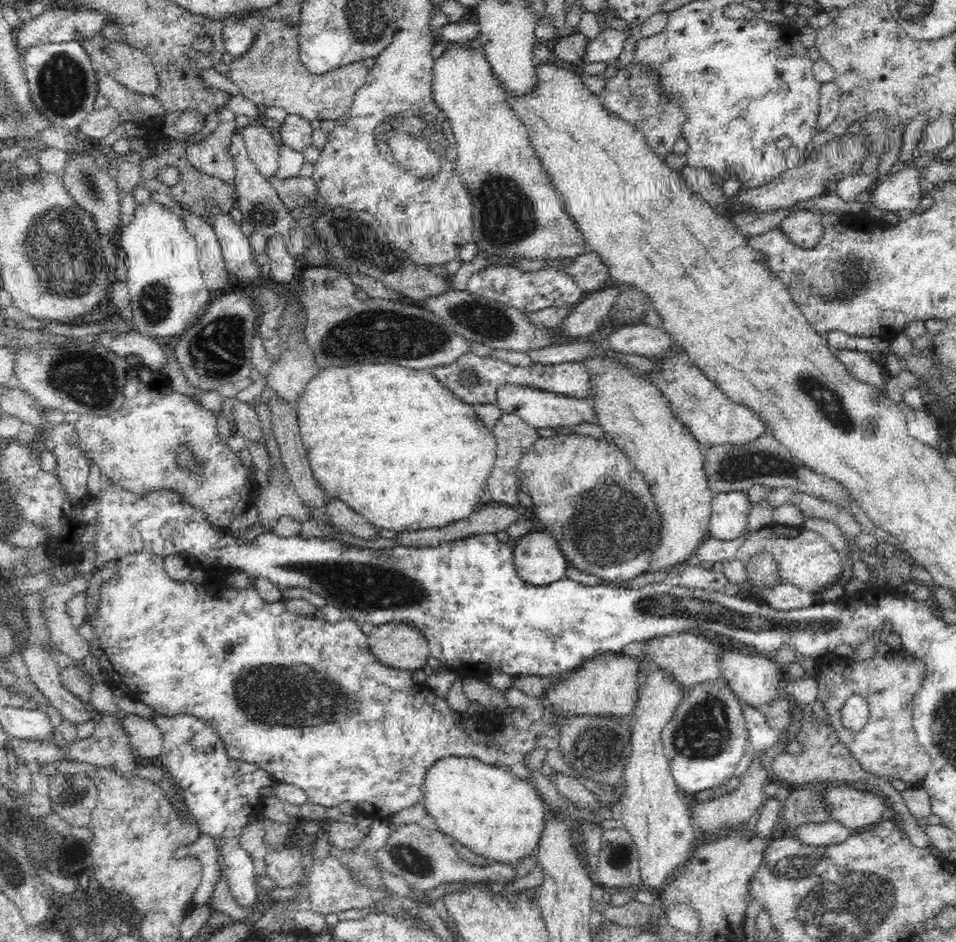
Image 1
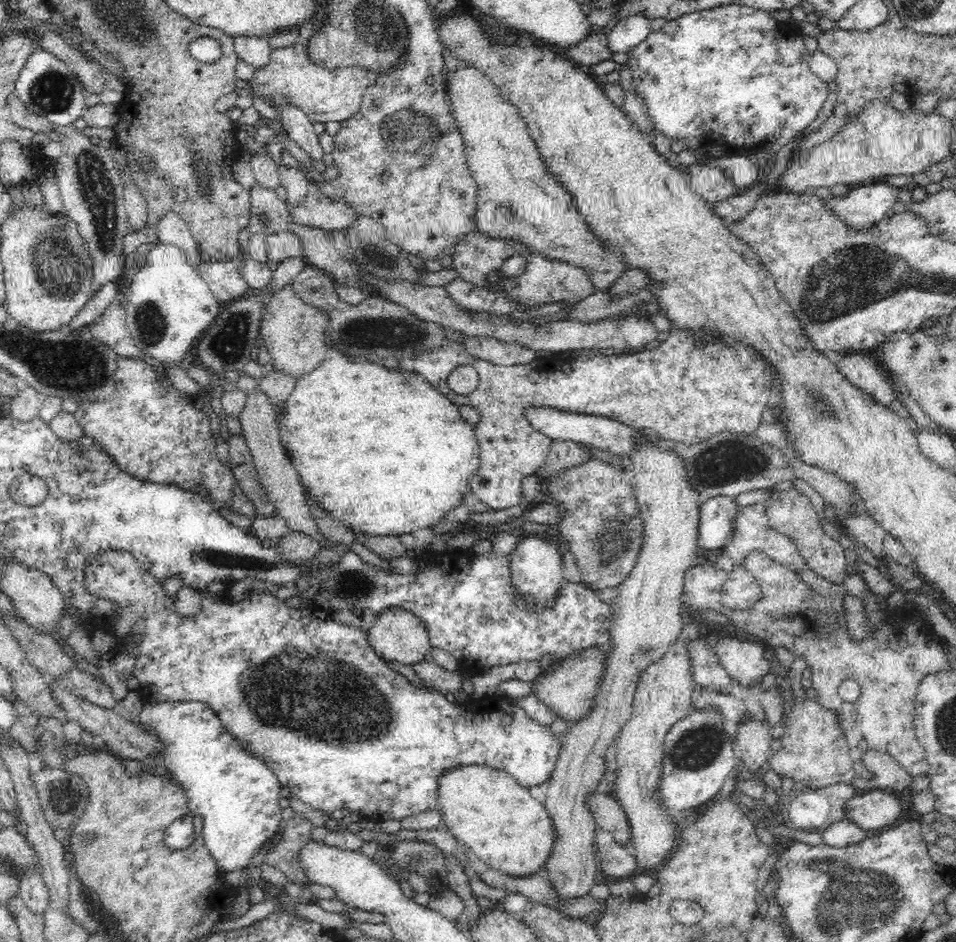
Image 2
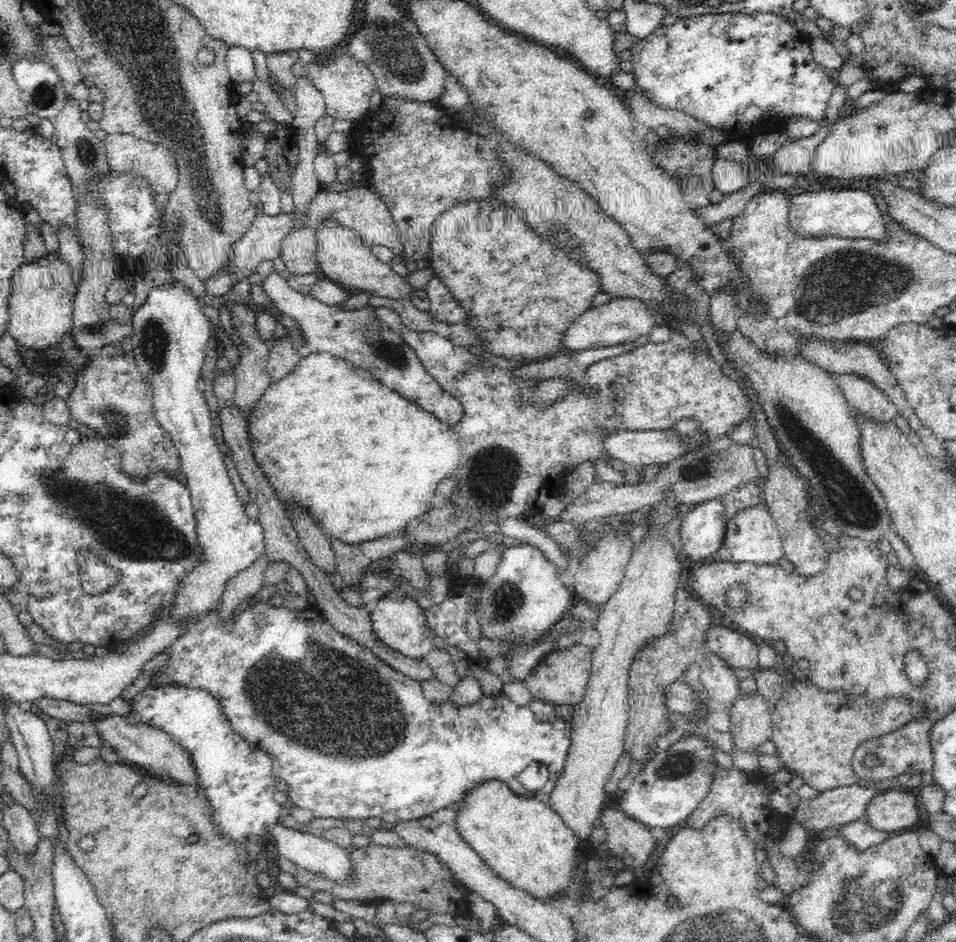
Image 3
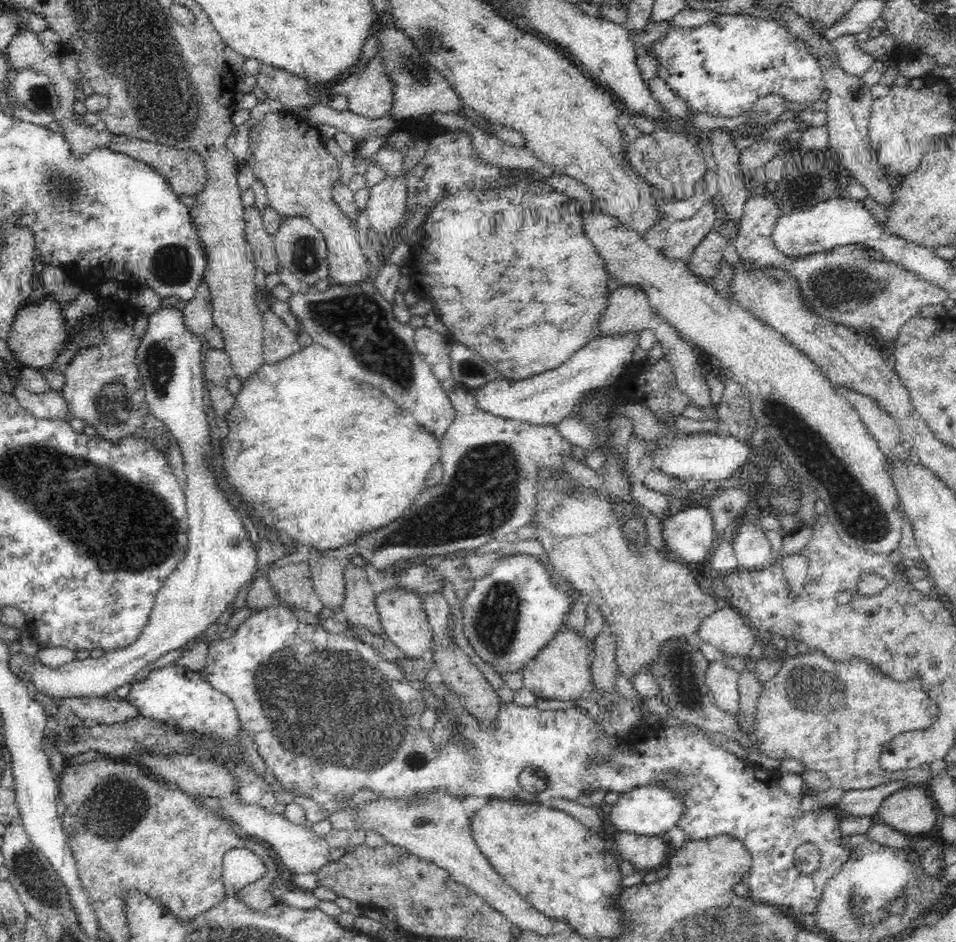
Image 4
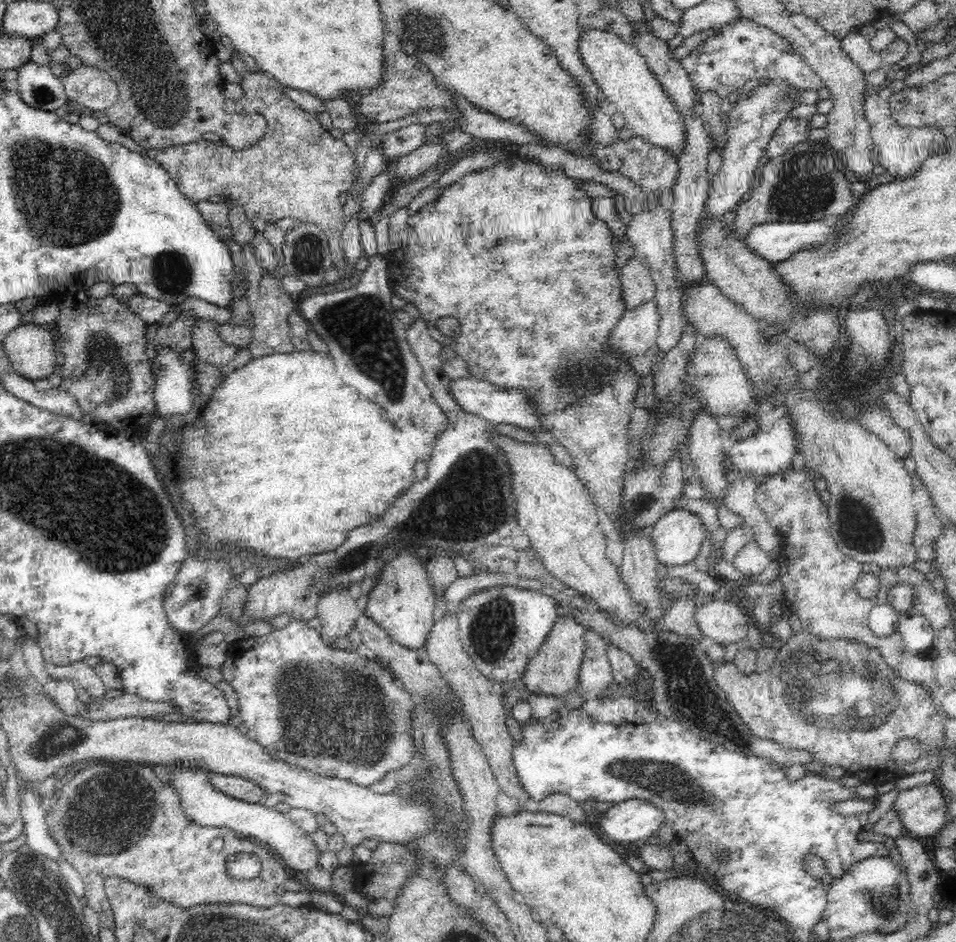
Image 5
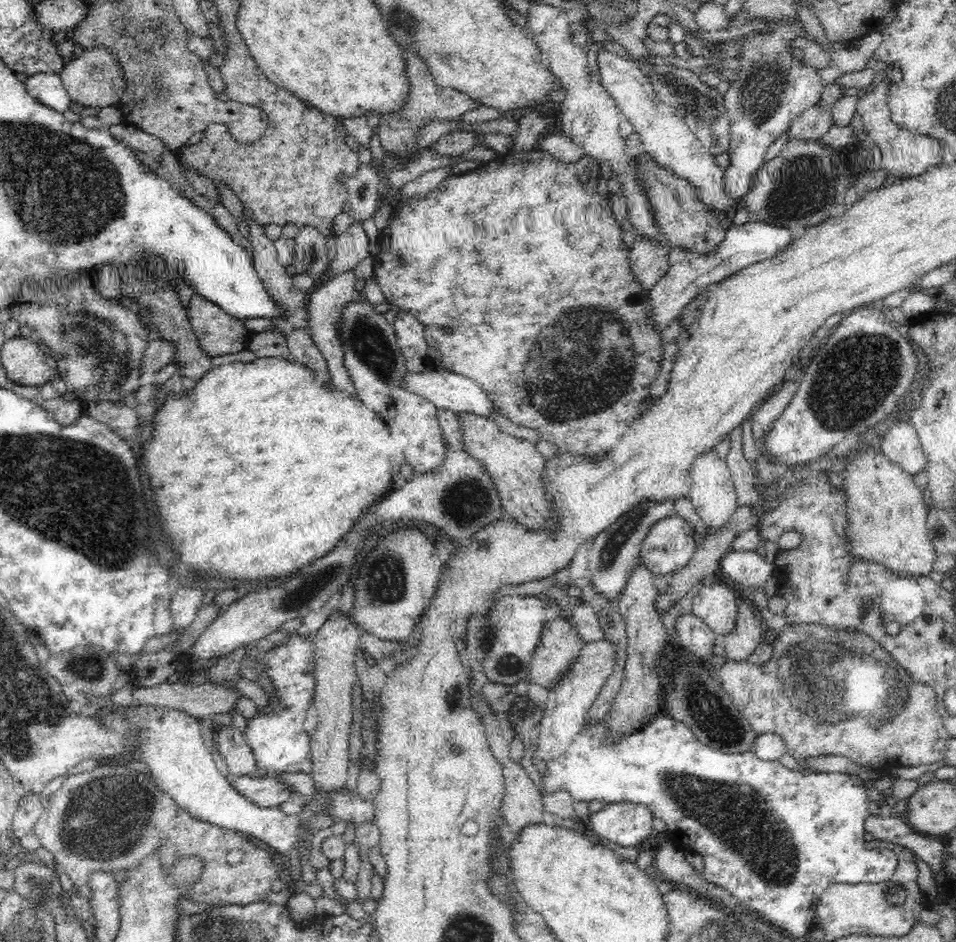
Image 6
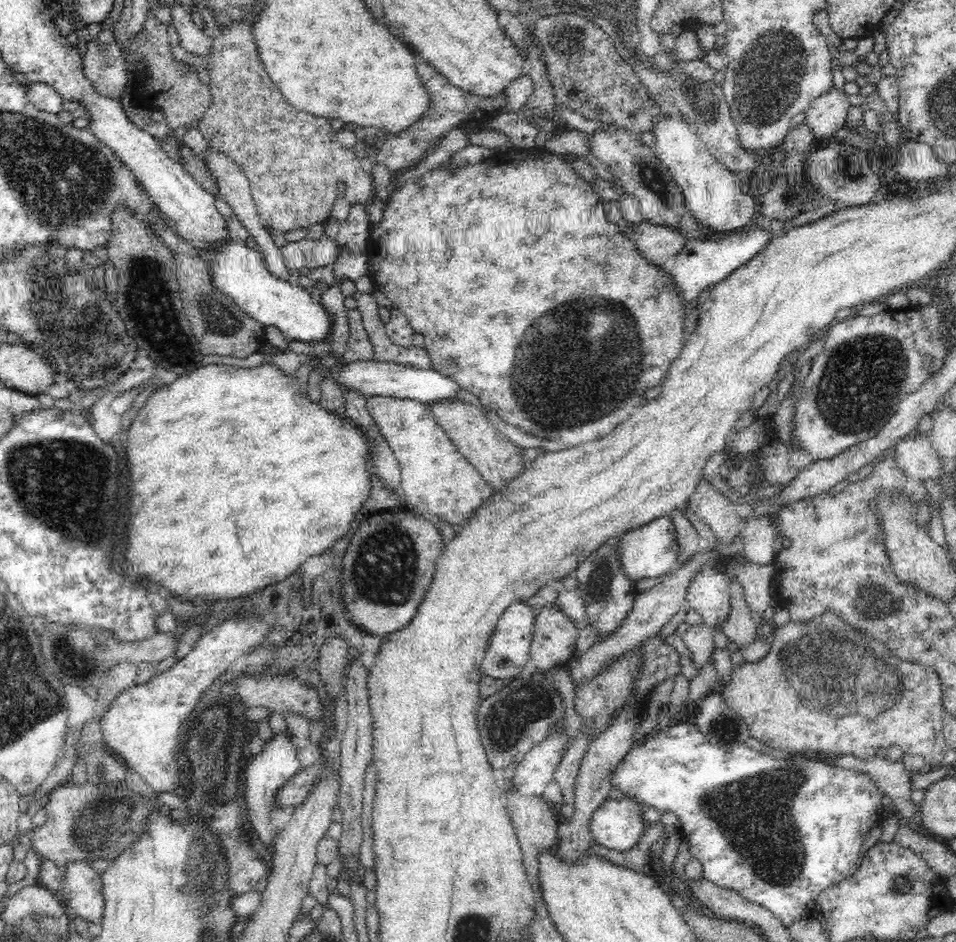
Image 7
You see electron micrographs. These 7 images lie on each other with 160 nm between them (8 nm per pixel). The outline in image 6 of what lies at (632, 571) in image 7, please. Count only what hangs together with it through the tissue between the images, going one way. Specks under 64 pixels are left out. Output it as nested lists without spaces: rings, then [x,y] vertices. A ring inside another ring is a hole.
[[[674,512],[658,520],[646,534],[640,544],[640,563],[655,575],[674,573],[690,562],[698,540],[692,526]]]

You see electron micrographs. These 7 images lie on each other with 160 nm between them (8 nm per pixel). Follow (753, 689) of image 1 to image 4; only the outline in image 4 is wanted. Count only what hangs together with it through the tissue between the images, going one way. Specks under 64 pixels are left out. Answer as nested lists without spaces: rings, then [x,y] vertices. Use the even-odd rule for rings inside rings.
[[[718,607],[711,616],[705,618],[697,634],[703,643],[715,646],[724,655],[740,657],[746,661],[760,637],[750,628],[746,618],[731,607]]]

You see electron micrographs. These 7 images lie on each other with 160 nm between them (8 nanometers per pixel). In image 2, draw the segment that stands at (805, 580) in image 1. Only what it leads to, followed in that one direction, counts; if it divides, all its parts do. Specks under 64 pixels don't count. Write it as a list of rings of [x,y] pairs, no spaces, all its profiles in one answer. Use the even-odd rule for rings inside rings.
[[[763,503],[740,508],[734,522],[734,534],[732,534],[730,542],[724,547],[727,556],[734,562],[743,561],[750,551],[758,550],[764,551],[770,559],[774,559],[774,562],[788,567],[794,572],[798,573],[798,570],[807,568],[806,559],[802,557],[802,553],[794,545],[794,542],[790,541],[788,536],[770,528],[767,514],[764,512]]]

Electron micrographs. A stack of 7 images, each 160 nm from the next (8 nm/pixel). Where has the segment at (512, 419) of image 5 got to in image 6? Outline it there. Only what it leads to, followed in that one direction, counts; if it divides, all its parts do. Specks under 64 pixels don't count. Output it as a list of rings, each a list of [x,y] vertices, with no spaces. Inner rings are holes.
[[[444,368],[431,371],[424,370],[424,372],[420,372],[420,374],[417,372],[416,374],[406,372],[406,376],[404,376],[404,380],[402,380],[402,387],[416,395],[420,395],[439,409],[448,409],[460,415],[476,414],[476,416],[486,416],[489,418],[490,413],[493,411],[498,412],[498,407],[493,405],[492,399],[490,399],[488,393],[480,387],[480,384],[468,377],[454,374]]]

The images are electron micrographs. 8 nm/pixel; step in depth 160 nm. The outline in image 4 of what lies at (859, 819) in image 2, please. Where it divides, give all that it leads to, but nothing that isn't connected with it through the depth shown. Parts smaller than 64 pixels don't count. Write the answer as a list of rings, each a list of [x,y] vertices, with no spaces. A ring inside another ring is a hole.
[[[925,785],[906,786],[887,796],[878,807],[878,820],[908,835],[930,832],[938,810]]]

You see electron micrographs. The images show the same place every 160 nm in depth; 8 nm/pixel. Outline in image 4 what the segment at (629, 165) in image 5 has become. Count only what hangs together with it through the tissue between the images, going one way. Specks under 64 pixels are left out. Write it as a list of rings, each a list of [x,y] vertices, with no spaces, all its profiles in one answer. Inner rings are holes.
[[[656,128],[652,134],[641,134],[634,142],[627,143],[627,160],[632,169],[661,194],[662,203],[672,203],[693,197],[698,182],[708,171],[706,156],[698,142],[674,129]],[[642,164],[650,164],[658,174],[642,174]]]

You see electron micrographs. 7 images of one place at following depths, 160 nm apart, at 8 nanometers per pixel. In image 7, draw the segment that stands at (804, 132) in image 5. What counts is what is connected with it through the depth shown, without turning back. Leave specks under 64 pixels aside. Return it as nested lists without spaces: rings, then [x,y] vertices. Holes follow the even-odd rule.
[[[833,86],[810,103],[802,121],[812,131],[816,140],[822,137],[833,137],[840,128],[845,128],[850,106],[848,95]]]

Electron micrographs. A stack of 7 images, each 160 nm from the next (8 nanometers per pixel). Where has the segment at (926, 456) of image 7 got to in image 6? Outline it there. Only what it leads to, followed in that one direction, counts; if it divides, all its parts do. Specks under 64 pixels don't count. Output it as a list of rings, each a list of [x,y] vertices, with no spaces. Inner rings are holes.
[[[907,421],[898,422],[883,434],[878,442],[881,453],[906,471],[907,475],[918,474],[927,468],[926,455],[921,447],[916,429]]]

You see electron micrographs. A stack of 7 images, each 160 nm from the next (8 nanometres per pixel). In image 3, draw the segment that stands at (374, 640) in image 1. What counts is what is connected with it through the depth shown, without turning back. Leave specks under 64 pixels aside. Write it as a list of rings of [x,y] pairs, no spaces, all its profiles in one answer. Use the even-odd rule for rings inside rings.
[[[403,596],[398,600],[380,599],[376,606],[370,608],[372,629],[376,639],[386,645],[388,649],[410,659],[424,659],[434,648],[434,635],[426,625],[424,610],[412,597]]]

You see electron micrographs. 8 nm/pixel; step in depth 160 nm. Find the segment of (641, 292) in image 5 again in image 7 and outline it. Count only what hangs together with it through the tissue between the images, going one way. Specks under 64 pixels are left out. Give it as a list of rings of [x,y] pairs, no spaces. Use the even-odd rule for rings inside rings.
[[[642,220],[634,226],[632,234],[637,252],[654,266],[664,269],[664,262],[677,255],[687,241],[688,236],[665,224],[650,224]]]

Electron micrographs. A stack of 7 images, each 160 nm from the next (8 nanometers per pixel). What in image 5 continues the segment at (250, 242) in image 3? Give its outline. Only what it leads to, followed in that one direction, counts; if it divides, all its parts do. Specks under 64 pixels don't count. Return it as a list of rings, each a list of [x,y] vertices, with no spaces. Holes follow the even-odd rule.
[[[182,311],[170,326],[158,327],[153,344],[156,350],[172,347],[174,349],[191,348],[194,338],[194,326],[199,318]]]

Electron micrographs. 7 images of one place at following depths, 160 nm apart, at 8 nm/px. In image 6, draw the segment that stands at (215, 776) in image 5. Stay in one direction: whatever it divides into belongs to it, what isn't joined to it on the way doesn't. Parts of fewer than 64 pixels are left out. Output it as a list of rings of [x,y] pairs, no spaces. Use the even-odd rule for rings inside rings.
[[[273,776],[230,778],[232,788],[262,808],[278,807],[294,793],[285,782]]]

